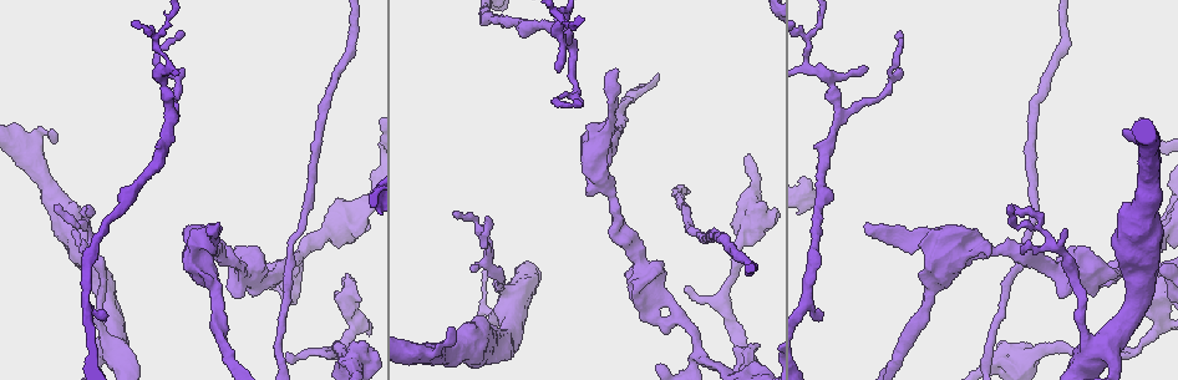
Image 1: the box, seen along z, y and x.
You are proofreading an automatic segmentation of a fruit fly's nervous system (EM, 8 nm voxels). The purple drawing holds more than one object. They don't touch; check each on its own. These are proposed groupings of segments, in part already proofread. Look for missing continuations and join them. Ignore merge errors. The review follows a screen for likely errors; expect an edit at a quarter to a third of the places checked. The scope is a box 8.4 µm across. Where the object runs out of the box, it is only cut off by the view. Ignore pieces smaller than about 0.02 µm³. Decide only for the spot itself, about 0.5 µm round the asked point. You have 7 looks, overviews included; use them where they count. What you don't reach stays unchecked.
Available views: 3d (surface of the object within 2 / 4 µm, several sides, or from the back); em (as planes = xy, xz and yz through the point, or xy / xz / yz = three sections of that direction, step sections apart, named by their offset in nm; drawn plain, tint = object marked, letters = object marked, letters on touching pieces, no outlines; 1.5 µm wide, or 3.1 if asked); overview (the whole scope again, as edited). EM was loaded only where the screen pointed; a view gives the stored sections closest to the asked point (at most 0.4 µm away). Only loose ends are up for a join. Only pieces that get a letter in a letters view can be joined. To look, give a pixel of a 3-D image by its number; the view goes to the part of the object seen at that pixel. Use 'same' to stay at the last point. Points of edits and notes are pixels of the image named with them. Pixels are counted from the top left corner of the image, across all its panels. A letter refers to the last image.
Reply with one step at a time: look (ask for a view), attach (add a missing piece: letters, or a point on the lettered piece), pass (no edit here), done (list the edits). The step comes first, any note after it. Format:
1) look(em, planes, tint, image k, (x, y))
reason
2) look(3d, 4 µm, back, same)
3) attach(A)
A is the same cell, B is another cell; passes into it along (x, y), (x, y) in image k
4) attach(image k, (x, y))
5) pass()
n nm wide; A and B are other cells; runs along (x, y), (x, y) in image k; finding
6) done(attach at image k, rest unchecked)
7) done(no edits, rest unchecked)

look(3d, 4 µm, image 1, (746, 358))
an open end

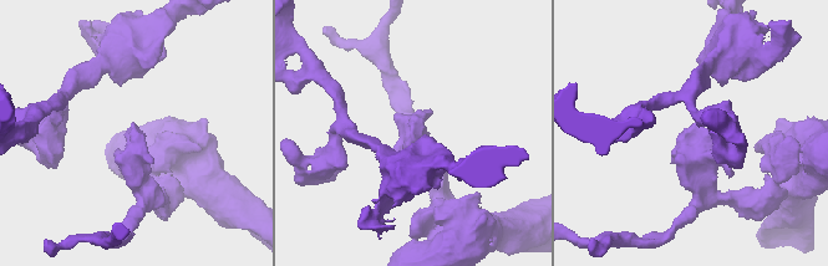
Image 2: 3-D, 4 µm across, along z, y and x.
look(em, planes, plain, image 2, (131, 127))
shape alone is not enough

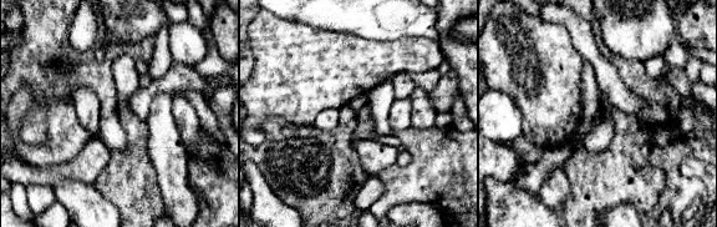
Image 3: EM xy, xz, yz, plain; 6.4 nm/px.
look(em, planes, letters, same)

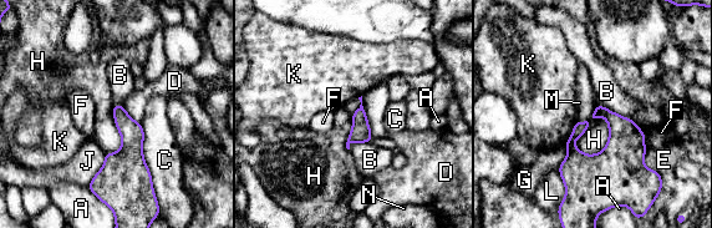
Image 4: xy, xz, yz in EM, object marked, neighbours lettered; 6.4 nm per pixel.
pass()
C touches over 460 nm; A, B, C, D, E, F, G, H, J, K, L, M and N are other cells; border along (601, 115), (608, 142), (585, 155) in image 4; no lettered piece goes on from it

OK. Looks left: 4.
look(3d, 2 µm, back, image 1, (869, 224))
branch stops here

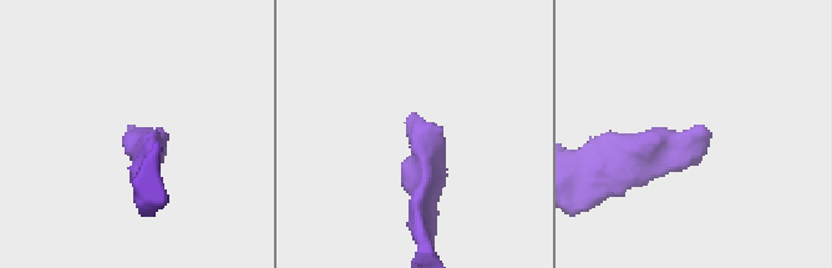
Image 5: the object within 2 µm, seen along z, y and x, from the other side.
look(em, planes, letters, image 5, (701, 128))

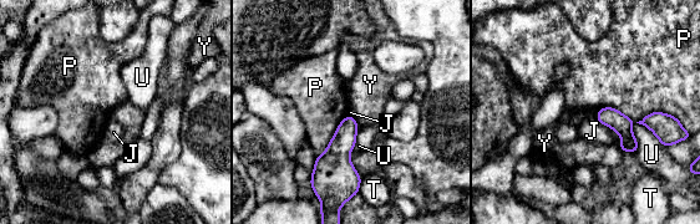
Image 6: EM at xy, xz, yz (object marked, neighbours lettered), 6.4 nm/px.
pass()
J, P, T, U and Y are other cells; border along (599, 108), (689, 133) in image 6; none of them fits

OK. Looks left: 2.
done(no edits, rest unchecked)

